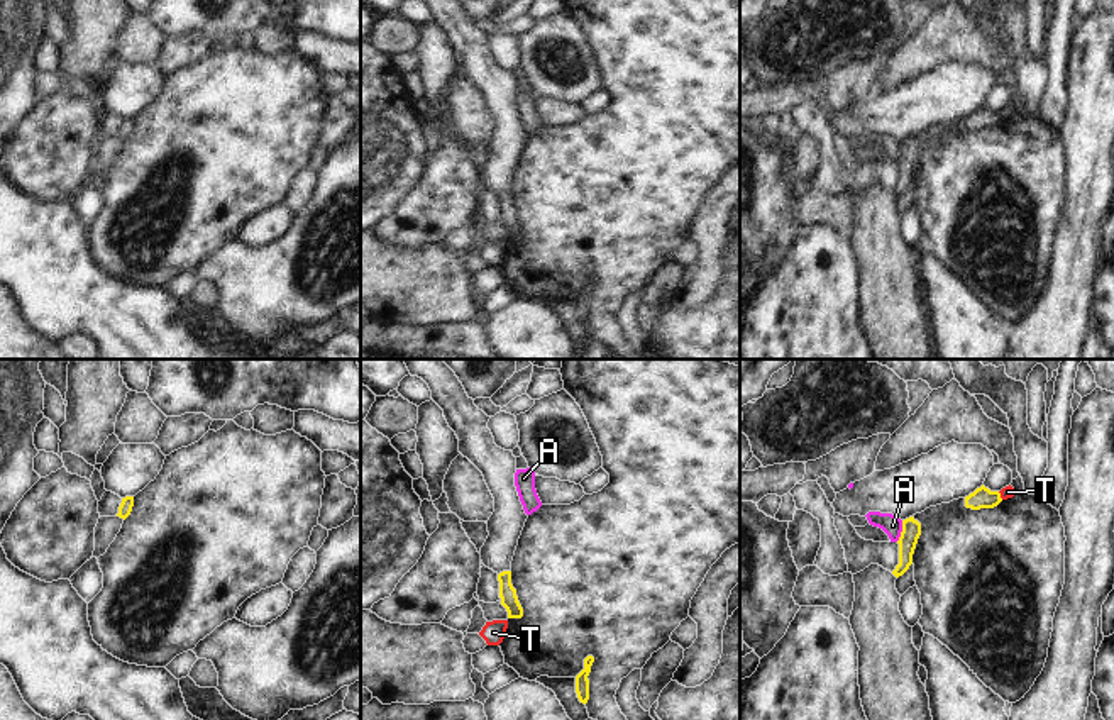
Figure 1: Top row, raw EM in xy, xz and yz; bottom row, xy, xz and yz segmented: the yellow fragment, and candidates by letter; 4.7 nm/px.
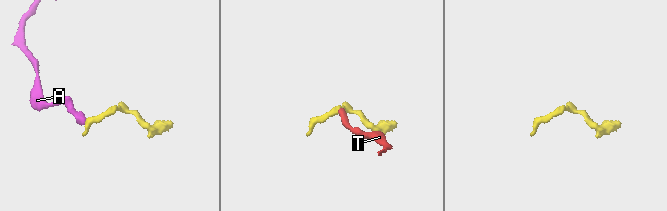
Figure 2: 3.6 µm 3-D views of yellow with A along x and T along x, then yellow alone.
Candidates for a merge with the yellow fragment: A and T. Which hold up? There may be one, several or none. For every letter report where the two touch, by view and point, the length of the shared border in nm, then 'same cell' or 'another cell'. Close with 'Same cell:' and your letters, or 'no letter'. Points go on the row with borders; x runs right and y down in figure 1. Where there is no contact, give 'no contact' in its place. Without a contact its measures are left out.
A: yz (903, 531) | 110 nm | another cell
T: yz (999, 495) | 50 nm | another cell
Same cell: no letter

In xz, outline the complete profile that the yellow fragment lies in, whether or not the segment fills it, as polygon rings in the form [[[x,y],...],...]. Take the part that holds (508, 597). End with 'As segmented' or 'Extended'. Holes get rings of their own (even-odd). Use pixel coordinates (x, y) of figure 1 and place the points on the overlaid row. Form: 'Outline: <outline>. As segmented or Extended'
Outline: [[[511,571],[499,573],[498,581],[499,581],[501,605],[506,608],[508,618],[521,618],[523,608],[518,601],[516,590],[511,584]]]. As segmented

